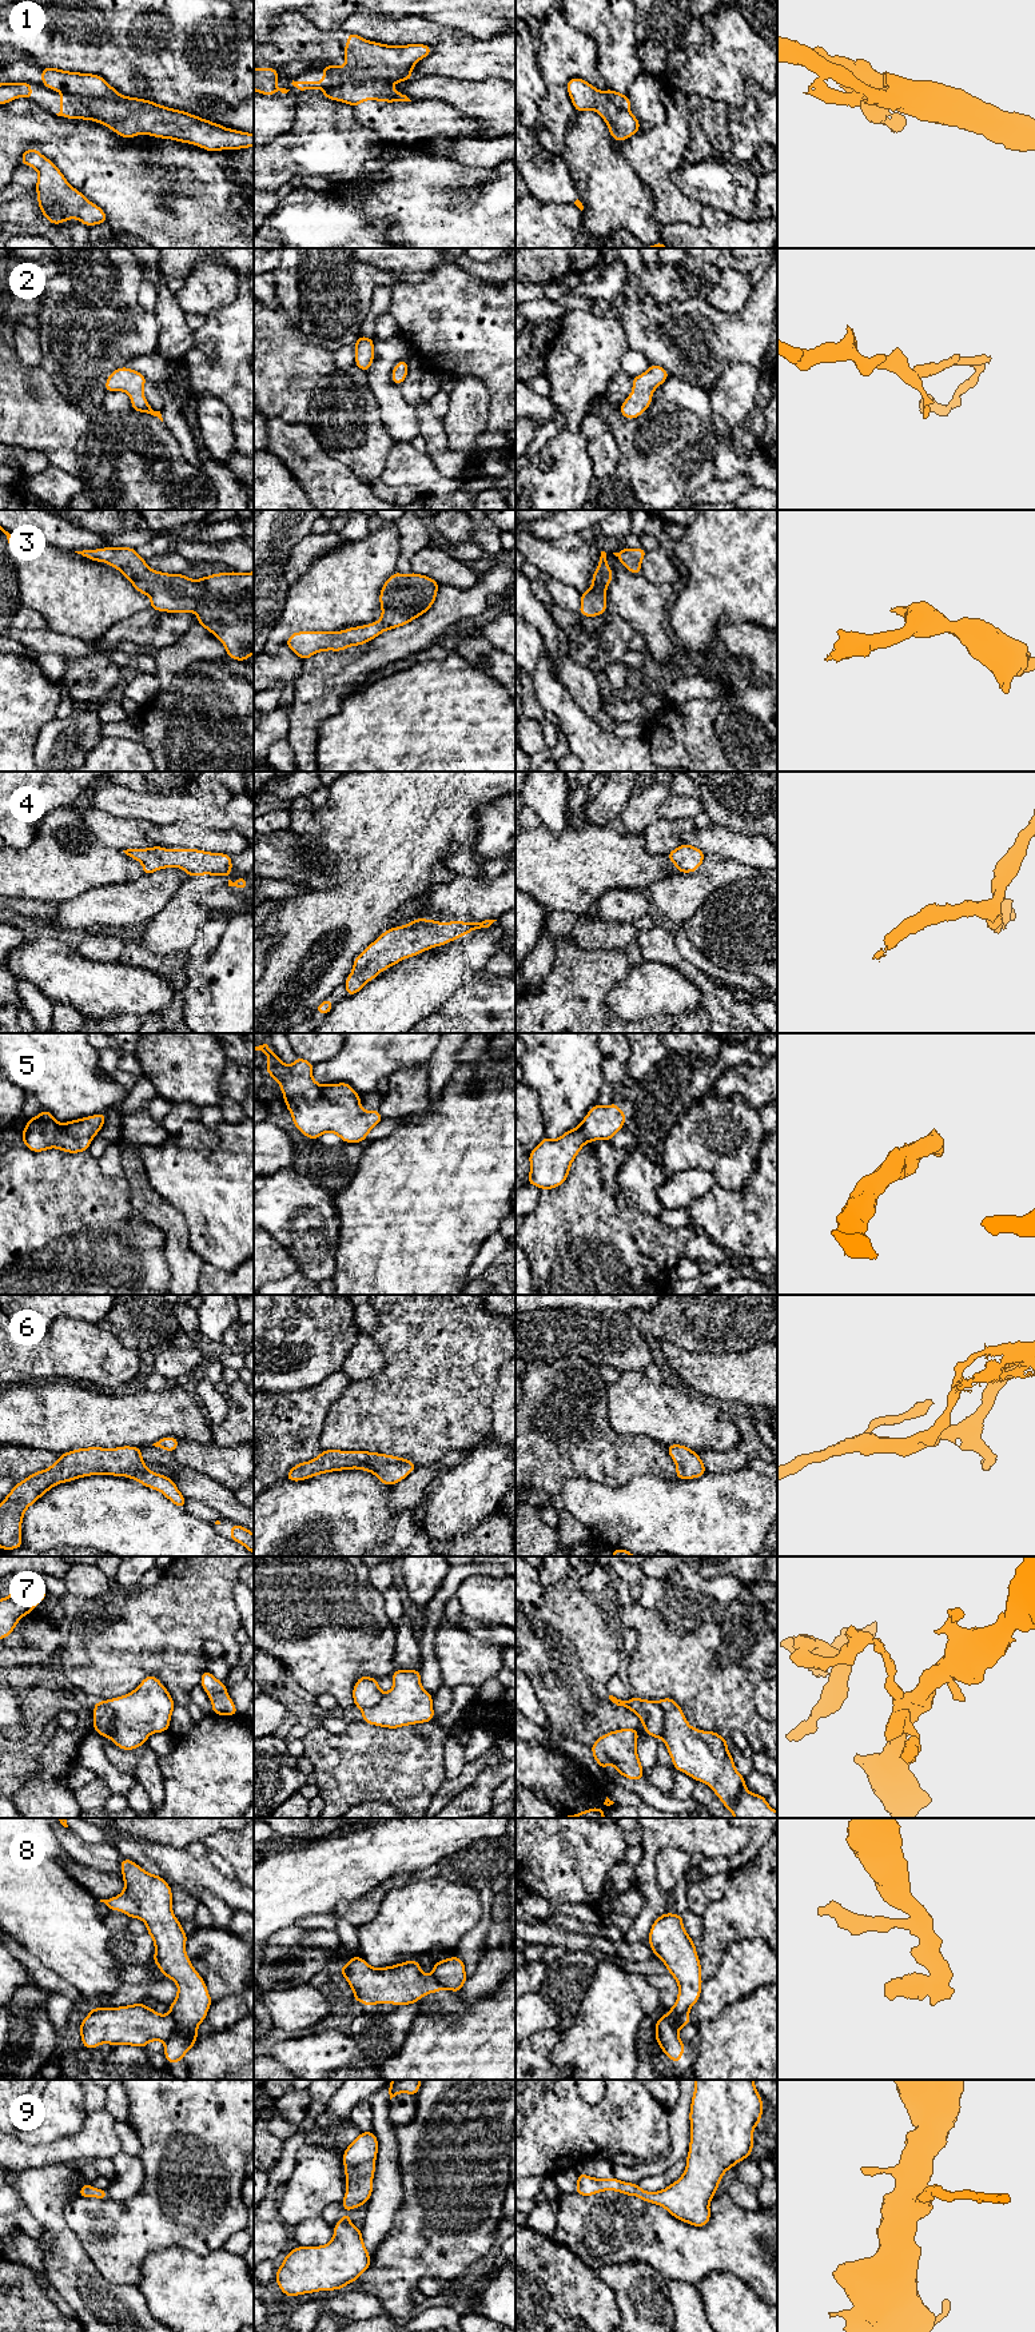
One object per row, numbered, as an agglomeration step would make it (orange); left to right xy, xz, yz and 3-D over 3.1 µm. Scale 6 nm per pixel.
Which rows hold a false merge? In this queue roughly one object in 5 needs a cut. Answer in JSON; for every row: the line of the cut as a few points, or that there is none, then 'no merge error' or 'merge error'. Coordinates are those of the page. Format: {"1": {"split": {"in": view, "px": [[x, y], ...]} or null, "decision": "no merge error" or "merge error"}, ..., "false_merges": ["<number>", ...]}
{"1": {"split": {"in": "xz", "px": [[389, 83], [378, 80], [343, 82], [325, 90]]}, "decision": "merge error"}, "2": {"split": null, "decision": "no merge error"}, "3": {"split": null, "decision": "no merge error"}, "4": {"split": null, "decision": "no merge error"}, "5": {"split": null, "decision": "no merge error"}, "6": {"split": null, "decision": "no merge error"}, "7": {"split": {"in": "xy", "px": [[100, 1701], [111, 1714], [111, 1733], [108, 1737]]}, "decision": "merge error"}, "8": {"split": {"in": "xy", "px": [[171, 2013], [174, 2030], [164, 2043]]}, "decision": "merge error"}, "9": {"split": null, "decision": "no merge error"}, "false_merges": ["1", "7", "8"]}

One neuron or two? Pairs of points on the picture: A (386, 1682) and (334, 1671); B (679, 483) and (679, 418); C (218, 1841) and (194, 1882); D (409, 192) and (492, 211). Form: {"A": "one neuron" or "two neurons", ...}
{"A": "two neurons", "B": "one neuron", "C": "two neurons", "D": "one neuron"}

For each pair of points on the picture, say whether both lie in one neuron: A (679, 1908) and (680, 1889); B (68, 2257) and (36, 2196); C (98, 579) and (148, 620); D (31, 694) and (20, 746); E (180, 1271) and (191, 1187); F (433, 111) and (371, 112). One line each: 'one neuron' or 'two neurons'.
A: one neuron
B: one neuron
C: two neurons
D: one neuron
E: two neurons
F: one neuron

